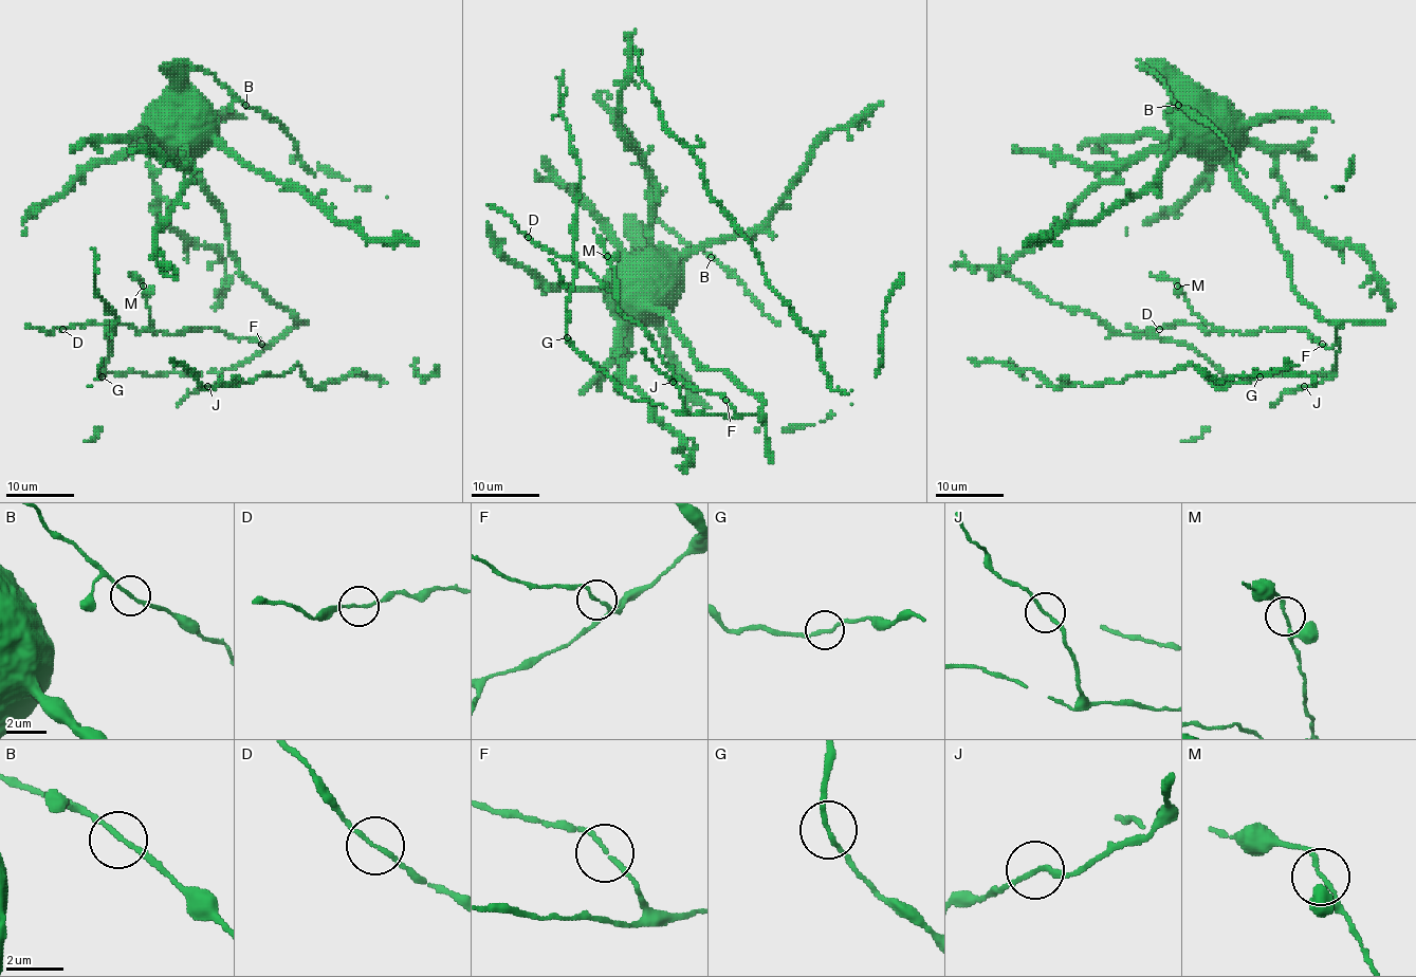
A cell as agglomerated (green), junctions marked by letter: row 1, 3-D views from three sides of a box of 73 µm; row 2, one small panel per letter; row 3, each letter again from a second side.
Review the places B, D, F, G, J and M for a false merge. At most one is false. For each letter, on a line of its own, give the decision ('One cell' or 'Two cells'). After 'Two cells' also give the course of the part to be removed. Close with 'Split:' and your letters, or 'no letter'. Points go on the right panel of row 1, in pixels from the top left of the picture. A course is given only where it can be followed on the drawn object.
B: One cell
D: One cell
F: One cell
G: One cell
J: One cell
M: One cell
Split: no letter

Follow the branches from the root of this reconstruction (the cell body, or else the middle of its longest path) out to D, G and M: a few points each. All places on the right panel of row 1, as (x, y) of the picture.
D: (1193, 110), (1182, 107), (1179, 129), (1263, 212), (1292, 288), (1337, 340), (1158, 329)
G: (1193, 110), (1182, 107), (1179, 129), (1227, 165), (1263, 212), (1292, 288), (1336, 327), (1334, 373), (1260, 376)
M: (1193, 110), (1182, 107), (1179, 129), (1263, 212), (1292, 288), (1337, 340), (1216, 330), (1177, 286)

